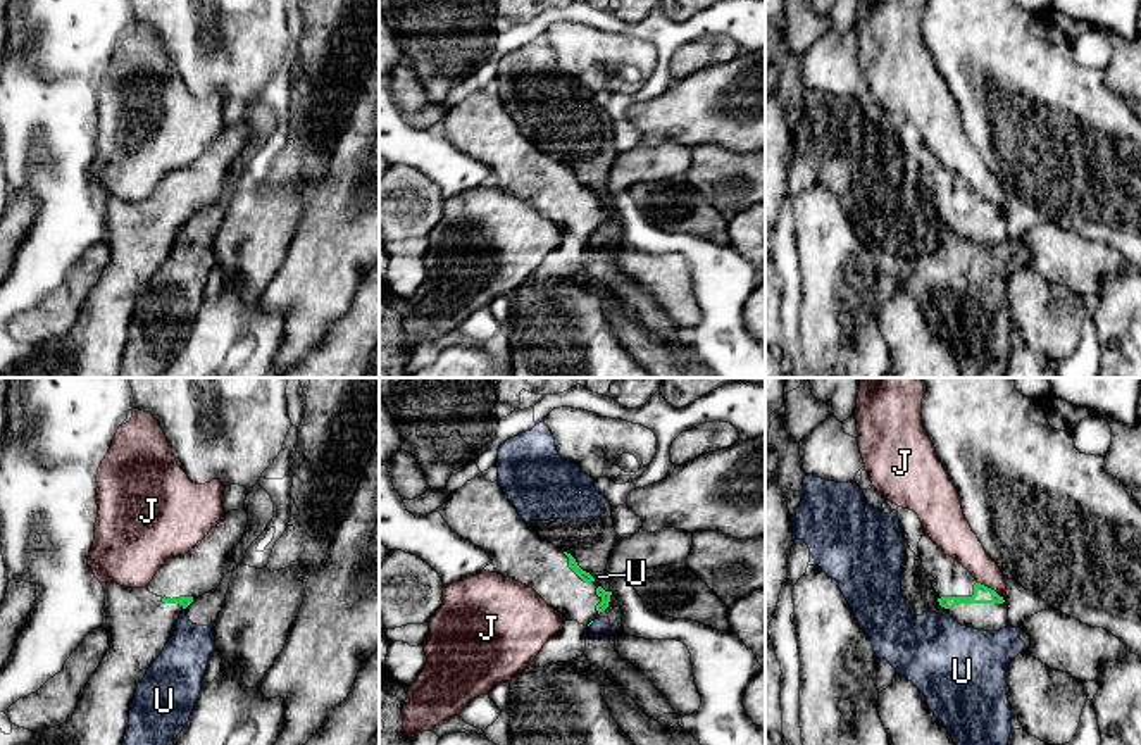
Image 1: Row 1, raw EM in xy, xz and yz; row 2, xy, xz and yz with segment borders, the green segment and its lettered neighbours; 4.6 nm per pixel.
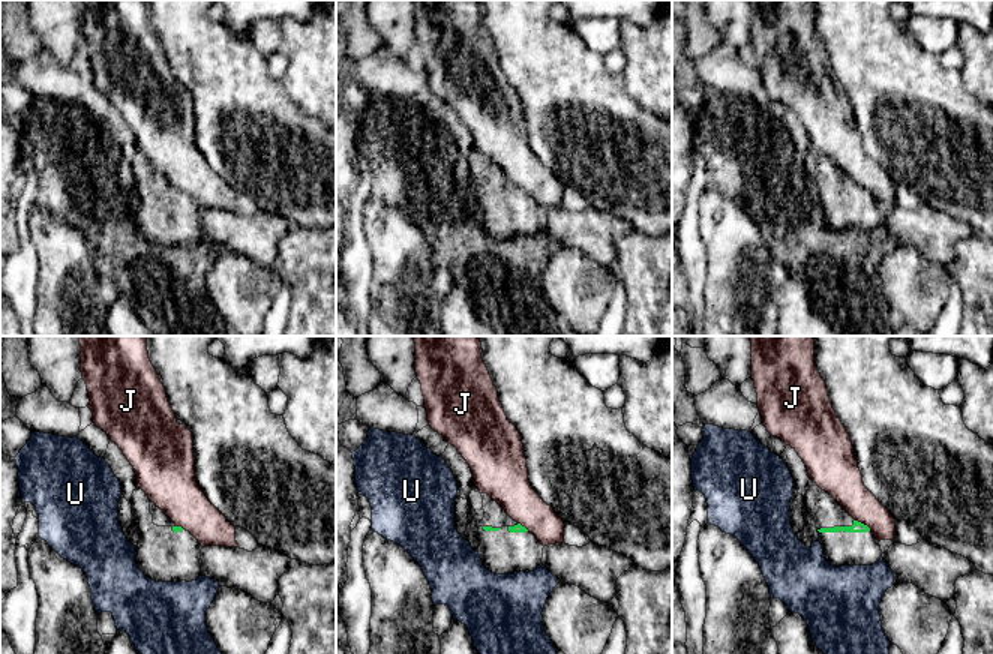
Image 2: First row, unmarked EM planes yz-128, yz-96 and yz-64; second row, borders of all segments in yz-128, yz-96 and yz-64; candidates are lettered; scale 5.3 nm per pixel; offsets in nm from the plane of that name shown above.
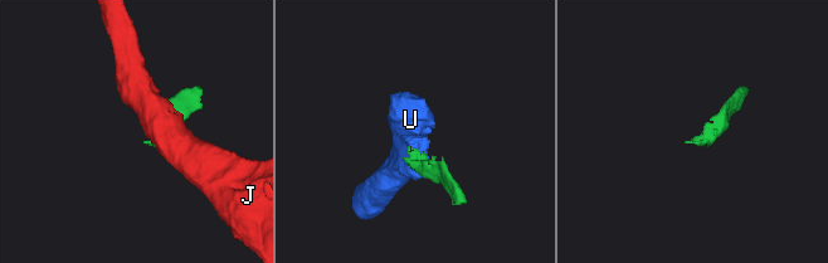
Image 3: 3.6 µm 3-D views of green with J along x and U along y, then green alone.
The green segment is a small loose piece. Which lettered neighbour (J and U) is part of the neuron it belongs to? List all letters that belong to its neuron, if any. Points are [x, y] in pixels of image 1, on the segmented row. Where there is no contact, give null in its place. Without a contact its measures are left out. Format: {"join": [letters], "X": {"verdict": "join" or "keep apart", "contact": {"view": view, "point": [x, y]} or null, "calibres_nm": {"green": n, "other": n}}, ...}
{"join": [], "J": {"verdict": "keep apart", "contact": {"view": "yz", "point": [990, 588]}, "calibres_nm": {"green": 80, "other": 160}}, "U": {"verdict": "keep apart", "contact": {"view": "xz", "point": [604, 590]}, "calibres_nm": {"green": 50, "other": 50}}}

